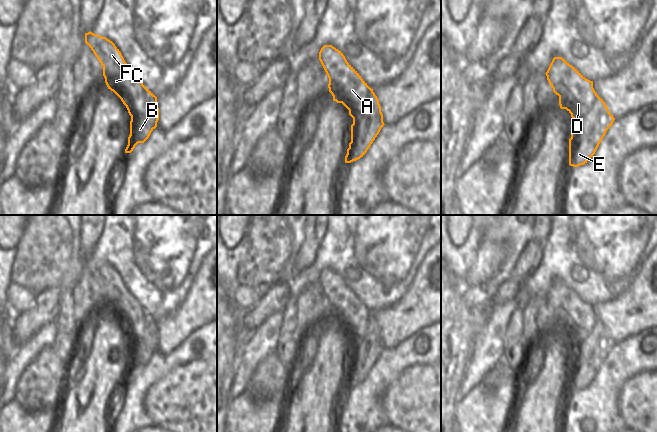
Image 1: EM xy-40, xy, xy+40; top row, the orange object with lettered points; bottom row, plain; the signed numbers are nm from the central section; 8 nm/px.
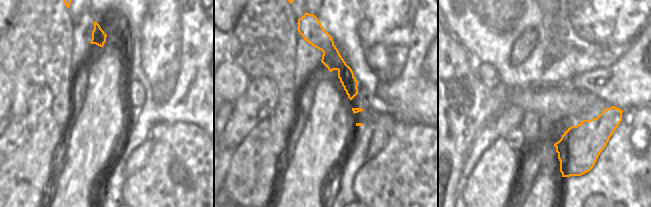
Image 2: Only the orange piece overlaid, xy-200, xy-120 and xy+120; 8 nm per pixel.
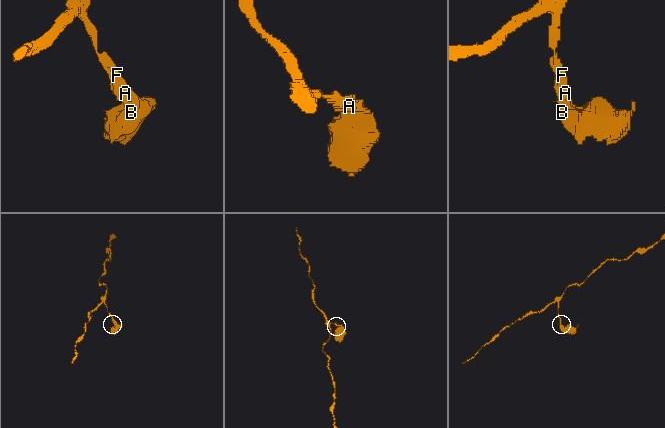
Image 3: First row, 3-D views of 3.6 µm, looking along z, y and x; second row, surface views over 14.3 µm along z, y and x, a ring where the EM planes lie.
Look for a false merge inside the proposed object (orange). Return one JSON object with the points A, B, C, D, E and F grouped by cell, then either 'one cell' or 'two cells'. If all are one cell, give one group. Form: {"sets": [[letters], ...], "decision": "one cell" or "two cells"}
{"sets": [["A", "B", "C", "D", "E", "F"]], "decision": "one cell"}

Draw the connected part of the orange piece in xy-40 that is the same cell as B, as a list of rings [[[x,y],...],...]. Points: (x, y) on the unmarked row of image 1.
[[[90,255],[85,257],[85,267],[103,290],[103,300],[108,313],[121,323],[131,340],[130,359],[125,373],[125,377],[131,377],[135,370],[144,367],[157,351],[157,321],[129,292],[112,265]]]

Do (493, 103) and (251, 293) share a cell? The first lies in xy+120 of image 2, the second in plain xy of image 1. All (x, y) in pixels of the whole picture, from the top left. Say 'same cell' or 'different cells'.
different cells

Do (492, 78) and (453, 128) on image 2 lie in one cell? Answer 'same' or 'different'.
different

